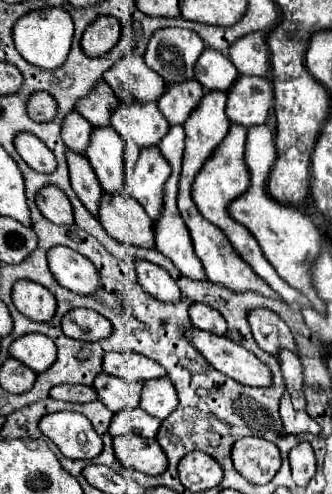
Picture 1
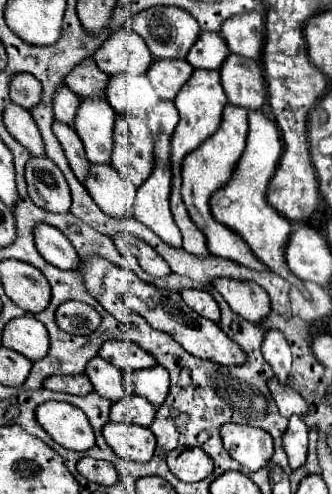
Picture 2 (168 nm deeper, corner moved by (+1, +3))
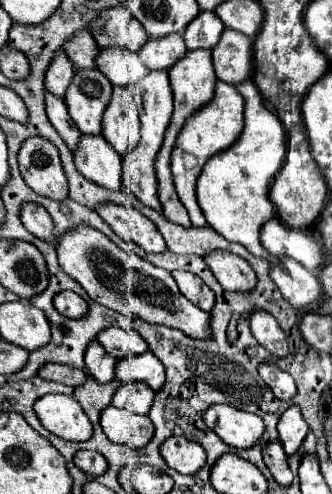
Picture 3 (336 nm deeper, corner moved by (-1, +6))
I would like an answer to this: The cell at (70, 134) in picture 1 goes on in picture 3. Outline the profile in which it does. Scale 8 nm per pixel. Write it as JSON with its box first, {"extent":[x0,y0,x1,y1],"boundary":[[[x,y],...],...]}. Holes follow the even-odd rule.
{"extent":[46,52,74,98],"boundary":[[[64,52],[56,54],[48,72],[46,72],[46,90],[58,98],[64,98],[66,96],[66,90],[72,82],[72,76],[74,76],[74,66],[72,62],[66,58]]]}

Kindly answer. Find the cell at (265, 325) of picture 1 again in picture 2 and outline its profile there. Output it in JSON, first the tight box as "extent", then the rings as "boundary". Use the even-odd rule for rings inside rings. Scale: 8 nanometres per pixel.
{"extent":[214,277,270,323],"boundary":[[[218,277],[214,287],[222,293],[234,313],[252,323],[260,323],[270,313],[270,297],[254,281]]]}

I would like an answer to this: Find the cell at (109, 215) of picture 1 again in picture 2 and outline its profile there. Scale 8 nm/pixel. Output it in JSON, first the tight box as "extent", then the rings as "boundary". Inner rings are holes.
{"extent":[84,165,136,217],"boundary":[[[90,165],[84,185],[104,213],[112,217],[132,215],[136,191],[126,187],[126,181],[112,169],[112,165]]]}

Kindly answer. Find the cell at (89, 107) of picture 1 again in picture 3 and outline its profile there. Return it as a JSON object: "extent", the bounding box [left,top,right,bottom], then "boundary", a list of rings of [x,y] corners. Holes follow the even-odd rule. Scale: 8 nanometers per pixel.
{"extent":[64,30,98,70],"boundary":[[[82,30],[78,36],[68,40],[64,44],[64,52],[76,70],[94,70],[96,68],[98,46],[88,30]]]}

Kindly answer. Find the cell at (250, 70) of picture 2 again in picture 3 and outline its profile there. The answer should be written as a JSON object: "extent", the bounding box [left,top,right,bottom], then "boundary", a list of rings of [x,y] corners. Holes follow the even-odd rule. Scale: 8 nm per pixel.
{"extent":[212,30,252,86],"boundary":[[[224,30],[220,42],[212,50],[218,80],[238,86],[252,76],[252,38],[236,30]]]}

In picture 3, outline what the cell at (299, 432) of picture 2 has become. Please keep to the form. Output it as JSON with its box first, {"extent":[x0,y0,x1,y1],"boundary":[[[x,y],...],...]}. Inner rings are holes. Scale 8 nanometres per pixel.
{"extent":[278,406,308,456],"boundary":[[[290,406],[288,410],[284,410],[284,414],[280,416],[280,422],[278,422],[278,434],[280,434],[280,442],[284,446],[284,452],[288,456],[294,456],[308,434],[308,424],[302,418],[298,406]]]}

